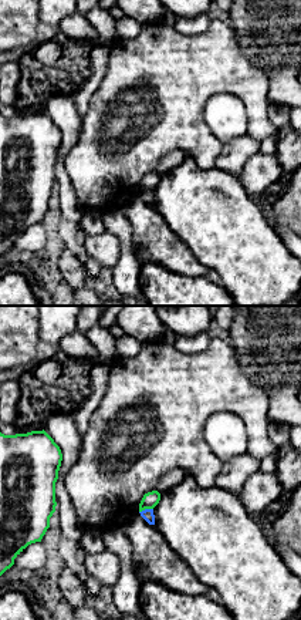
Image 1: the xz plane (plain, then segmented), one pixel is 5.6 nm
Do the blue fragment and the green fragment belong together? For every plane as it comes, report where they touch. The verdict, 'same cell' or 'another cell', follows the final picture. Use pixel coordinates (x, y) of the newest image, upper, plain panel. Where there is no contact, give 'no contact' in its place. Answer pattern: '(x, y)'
(145, 191)

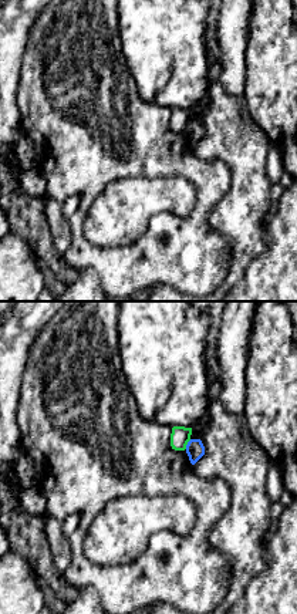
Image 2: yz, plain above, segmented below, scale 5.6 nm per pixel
(188, 125)

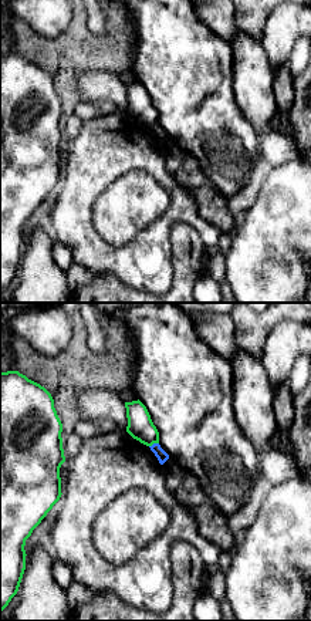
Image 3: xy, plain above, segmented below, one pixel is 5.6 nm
(154, 125)

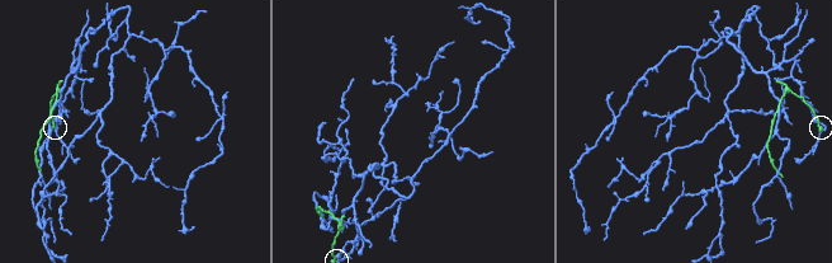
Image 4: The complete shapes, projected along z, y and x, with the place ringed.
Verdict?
another cell

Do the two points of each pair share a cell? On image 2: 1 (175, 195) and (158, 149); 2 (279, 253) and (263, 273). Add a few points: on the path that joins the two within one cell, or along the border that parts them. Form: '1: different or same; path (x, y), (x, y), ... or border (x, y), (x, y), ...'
1: different; border (134, 176), (185, 176), (193, 185), (196, 195)
2: same; path (279, 257), (267, 269)

